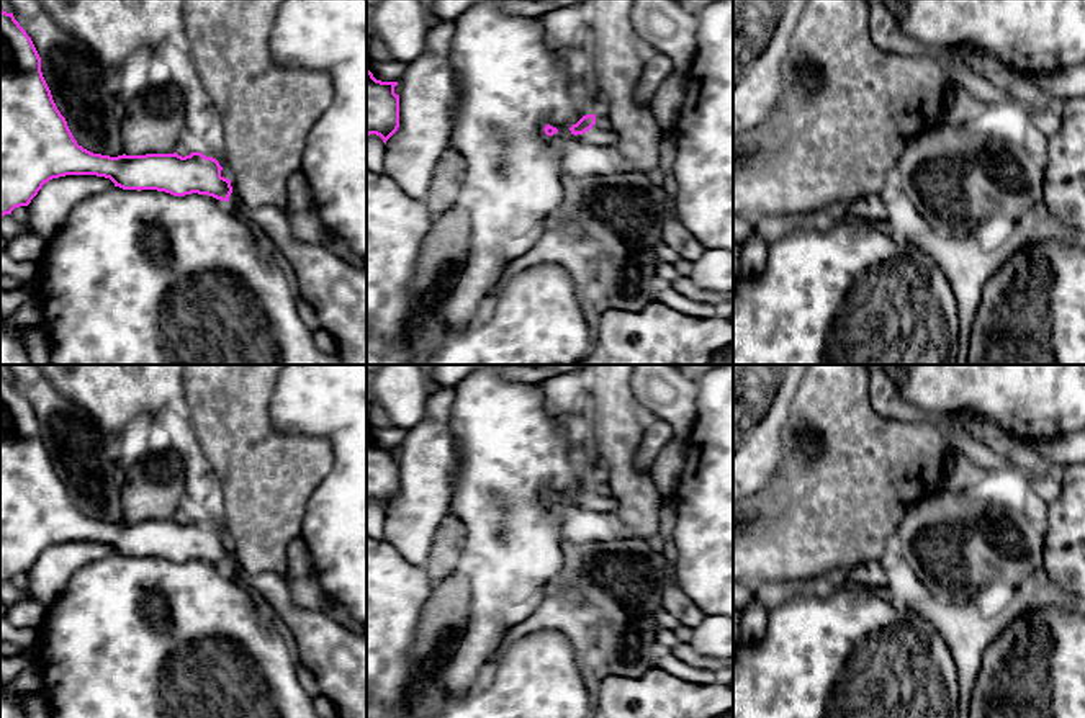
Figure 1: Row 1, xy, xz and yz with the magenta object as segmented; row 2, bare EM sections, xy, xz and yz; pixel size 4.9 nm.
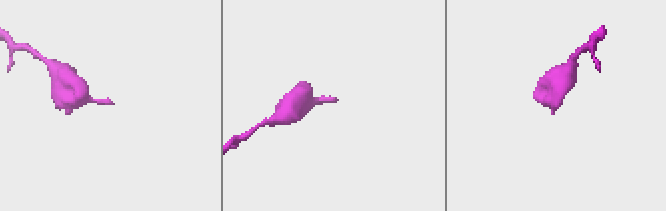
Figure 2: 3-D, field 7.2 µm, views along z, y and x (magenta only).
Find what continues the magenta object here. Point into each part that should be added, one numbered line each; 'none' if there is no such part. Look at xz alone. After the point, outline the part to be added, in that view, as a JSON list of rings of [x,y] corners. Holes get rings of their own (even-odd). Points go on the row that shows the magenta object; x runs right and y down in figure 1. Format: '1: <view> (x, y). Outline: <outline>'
1: xz (601, 133). Outline: [[[602,113],[596,114],[596,124],[584,134],[578,134],[578,141],[586,144],[597,144],[602,147],[615,147],[617,134],[614,132],[610,123]]]

